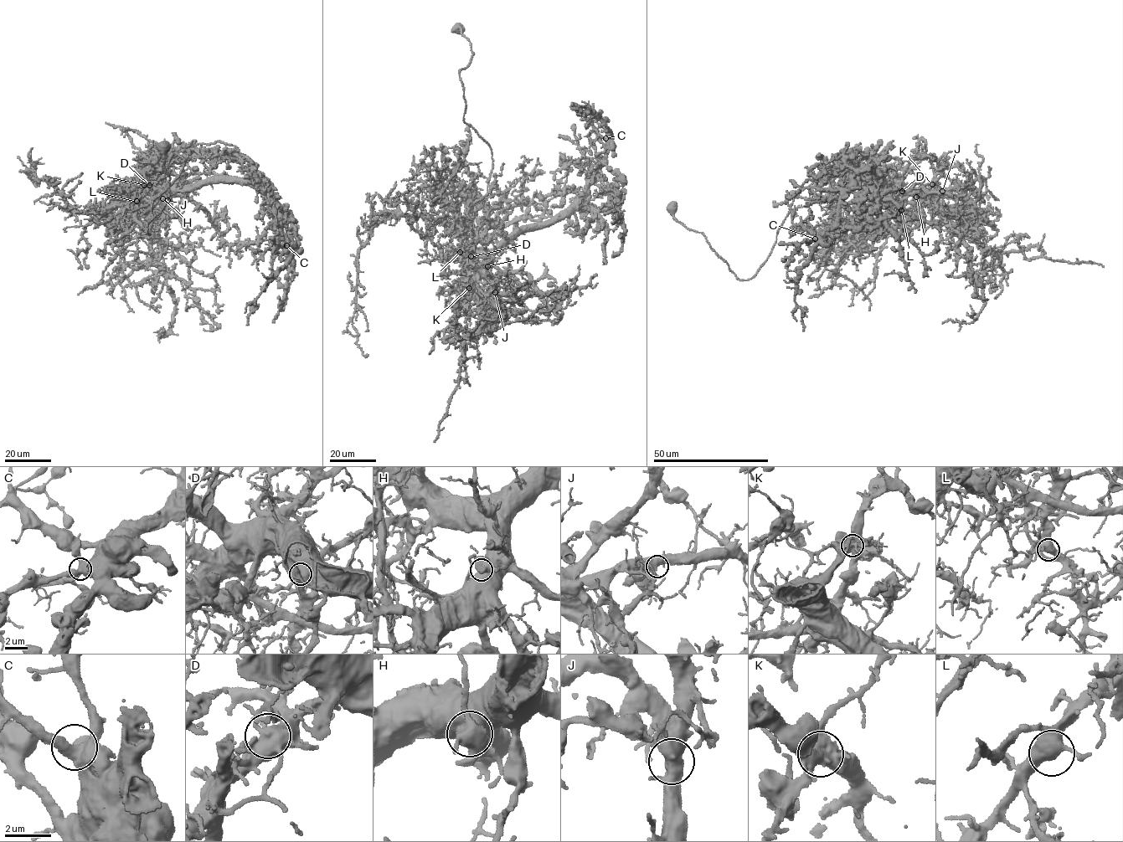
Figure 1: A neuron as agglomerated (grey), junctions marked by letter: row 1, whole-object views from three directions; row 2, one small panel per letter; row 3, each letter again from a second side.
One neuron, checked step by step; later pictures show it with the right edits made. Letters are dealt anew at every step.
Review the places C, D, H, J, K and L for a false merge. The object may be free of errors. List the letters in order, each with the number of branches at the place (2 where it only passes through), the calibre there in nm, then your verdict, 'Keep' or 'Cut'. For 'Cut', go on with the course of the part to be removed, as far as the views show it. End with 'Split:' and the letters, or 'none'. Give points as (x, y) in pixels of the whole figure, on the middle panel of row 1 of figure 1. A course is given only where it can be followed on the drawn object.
C: Branches: 4. Thickness 500 nm. Keep
D: Branches: 4. Thickness 550 nm. Keep
H: Branches: 4. Thickness 460 nm. Keep
J: Branches: 4. Thickness 600 nm. Keep
K: Branches: 4. Thickness 600 nm. Cut. Course of the part to remove: (469, 288), (476, 278), (464, 228), (486, 200), (492, 162), (464, 120), (458, 73), (474, 53), (461, 32)
L: Branches: 4. Thickness 600 nm. Keep
Split: K

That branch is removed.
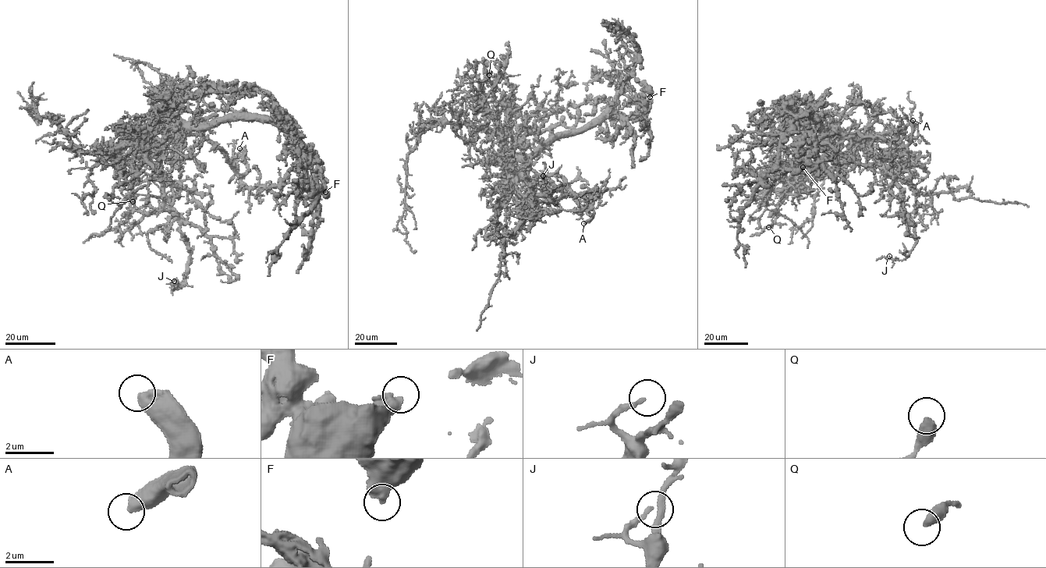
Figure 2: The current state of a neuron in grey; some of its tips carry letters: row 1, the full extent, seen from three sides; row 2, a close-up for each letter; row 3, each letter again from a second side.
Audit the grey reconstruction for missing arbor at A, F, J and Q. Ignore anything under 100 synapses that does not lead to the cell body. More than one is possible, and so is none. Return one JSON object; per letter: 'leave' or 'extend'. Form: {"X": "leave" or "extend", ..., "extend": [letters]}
{"A": "extend", "F": "leave", "J": "leave", "Q": "leave", "extend": ["A"]}

